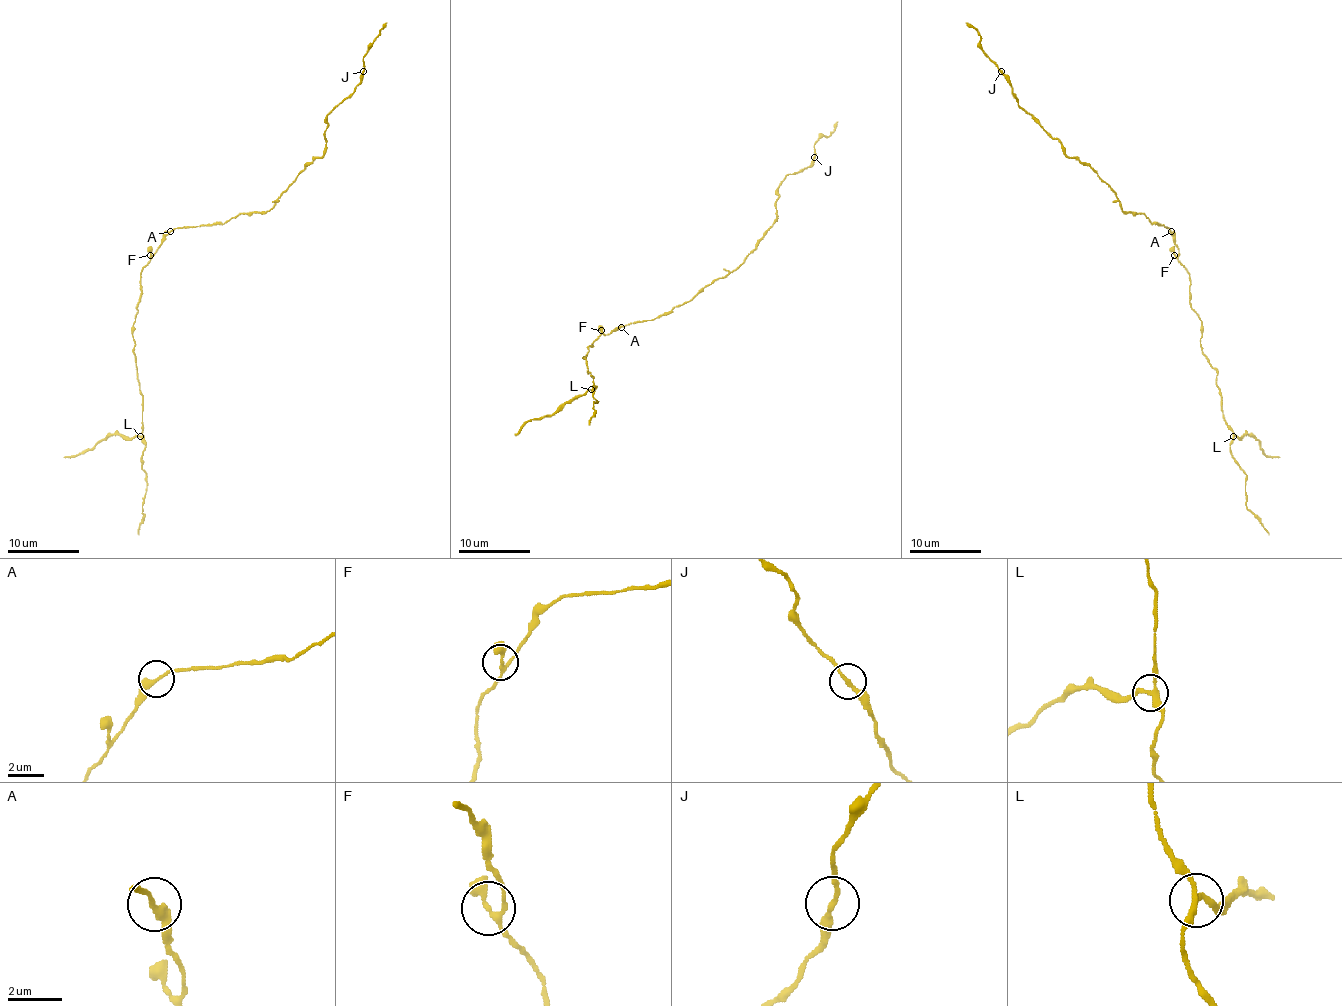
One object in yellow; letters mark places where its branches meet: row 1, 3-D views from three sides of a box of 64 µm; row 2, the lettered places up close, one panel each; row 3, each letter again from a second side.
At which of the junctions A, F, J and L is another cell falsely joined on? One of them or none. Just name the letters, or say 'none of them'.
L

